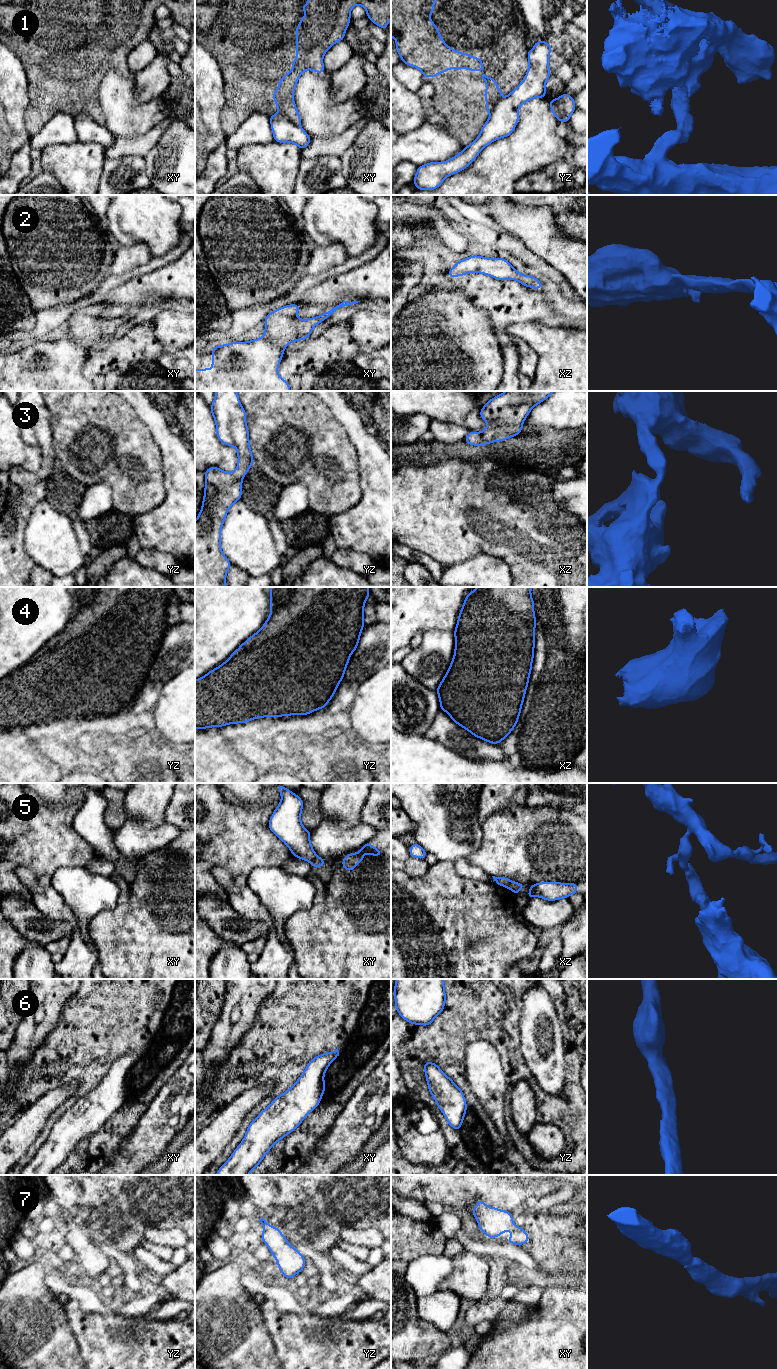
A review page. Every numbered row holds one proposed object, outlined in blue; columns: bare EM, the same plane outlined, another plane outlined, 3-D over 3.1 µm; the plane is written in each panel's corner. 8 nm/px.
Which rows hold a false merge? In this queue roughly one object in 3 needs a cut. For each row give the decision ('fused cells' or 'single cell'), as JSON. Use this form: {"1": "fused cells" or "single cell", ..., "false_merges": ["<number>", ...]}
{"1": "fused cells", "2": "single cell", "3": "single cell", "4": "single cell", "5": "fused cells", "6": "single cell", "7": "single cell", "false_merges": ["1", "5"]}

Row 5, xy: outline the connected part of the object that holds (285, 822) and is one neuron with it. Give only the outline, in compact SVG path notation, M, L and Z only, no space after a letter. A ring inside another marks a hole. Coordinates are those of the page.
M277 784L281 802L270 817L270 830L282 840L296 858L312 862L317 856L310 842L311 832L301 823L304 806L302 799L284 786Z

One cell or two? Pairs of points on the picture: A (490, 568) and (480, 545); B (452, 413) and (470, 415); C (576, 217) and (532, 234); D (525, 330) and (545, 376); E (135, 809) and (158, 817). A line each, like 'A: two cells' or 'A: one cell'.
A: two cells
B: one cell
C: two cells
D: one cell
E: one cell

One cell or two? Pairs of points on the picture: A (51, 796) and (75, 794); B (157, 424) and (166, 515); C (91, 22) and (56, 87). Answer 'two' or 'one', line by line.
A: one
B: one
C: one

